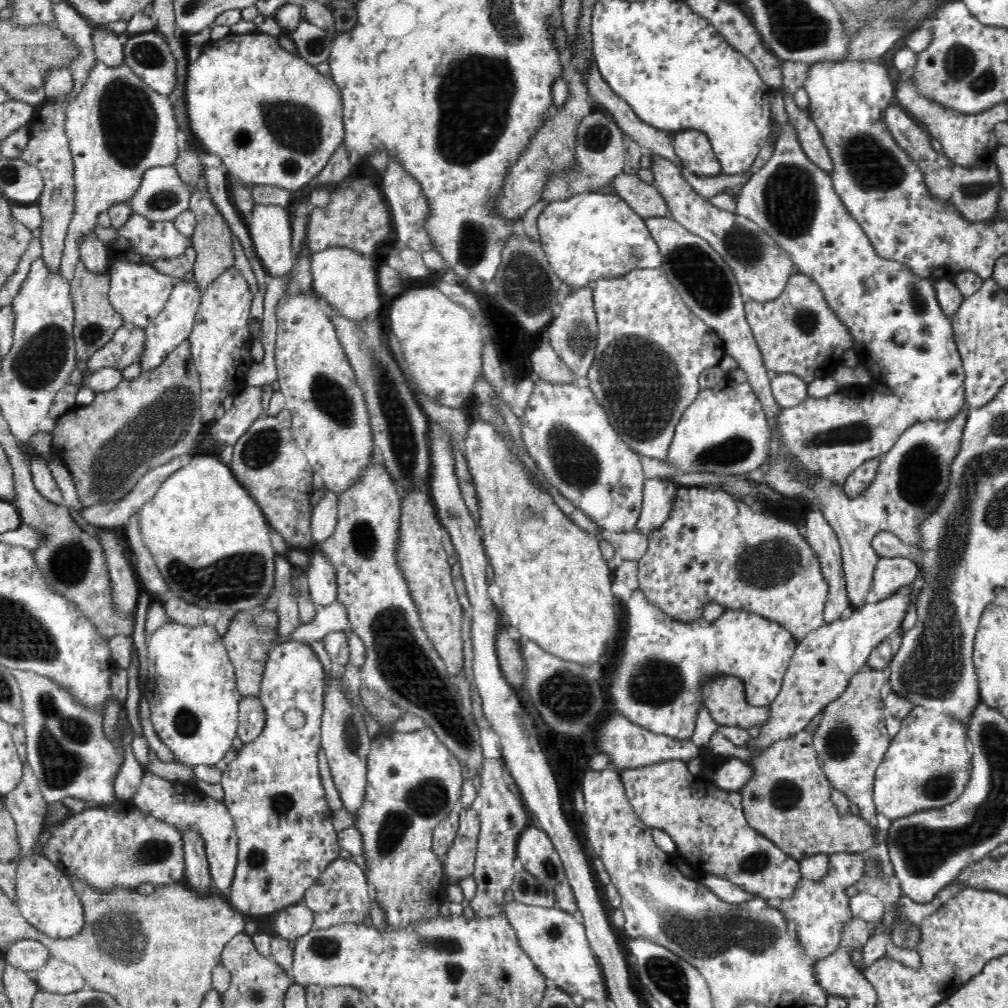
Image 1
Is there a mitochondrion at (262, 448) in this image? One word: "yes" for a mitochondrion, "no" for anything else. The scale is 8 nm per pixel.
yes

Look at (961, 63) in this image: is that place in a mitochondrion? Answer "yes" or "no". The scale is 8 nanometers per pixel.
yes

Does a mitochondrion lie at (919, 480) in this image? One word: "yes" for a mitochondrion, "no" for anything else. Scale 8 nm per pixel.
yes

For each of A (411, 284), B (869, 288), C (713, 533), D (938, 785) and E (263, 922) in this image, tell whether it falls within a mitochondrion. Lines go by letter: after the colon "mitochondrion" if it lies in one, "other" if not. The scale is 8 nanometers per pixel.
A: other
B: other
C: other
D: mitochondrion
E: other

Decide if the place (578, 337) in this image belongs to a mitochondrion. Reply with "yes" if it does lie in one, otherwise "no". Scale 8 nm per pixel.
yes

